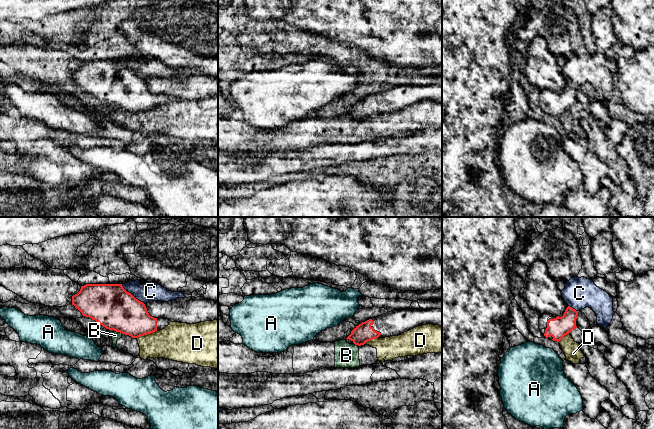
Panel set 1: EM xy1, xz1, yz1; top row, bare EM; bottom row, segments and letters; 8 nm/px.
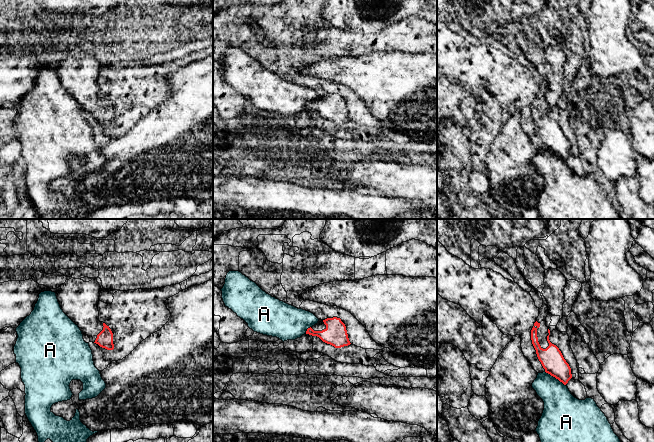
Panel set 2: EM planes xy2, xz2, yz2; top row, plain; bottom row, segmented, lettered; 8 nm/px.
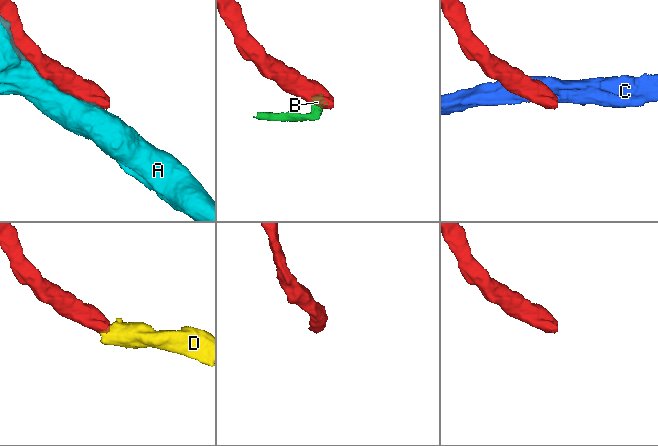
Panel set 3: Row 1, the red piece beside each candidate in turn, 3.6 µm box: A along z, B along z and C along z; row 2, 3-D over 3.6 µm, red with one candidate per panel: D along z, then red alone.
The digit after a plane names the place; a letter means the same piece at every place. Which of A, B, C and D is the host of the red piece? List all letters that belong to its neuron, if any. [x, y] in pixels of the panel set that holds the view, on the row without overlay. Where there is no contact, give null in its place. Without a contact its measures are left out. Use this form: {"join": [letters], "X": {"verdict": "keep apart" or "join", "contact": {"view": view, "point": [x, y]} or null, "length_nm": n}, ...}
{"join": [], "A": {"verdict": "keep apart", "contact": {"view": "yz2", "point": [555, 153]}, "length_nm": 200}, "B": {"verdict": "keep apart", "contact": {"view": "xy1", "point": [119, 107]}, "length_nm": 60}, "C": {"verdict": "keep apart", "contact": {"view": "xy1", "point": [131, 70]}, "length_nm": 260}, "D": {"verdict": "keep apart", "contact": {"view": "xy1", "point": [146, 110]}, "length_nm": 180}}

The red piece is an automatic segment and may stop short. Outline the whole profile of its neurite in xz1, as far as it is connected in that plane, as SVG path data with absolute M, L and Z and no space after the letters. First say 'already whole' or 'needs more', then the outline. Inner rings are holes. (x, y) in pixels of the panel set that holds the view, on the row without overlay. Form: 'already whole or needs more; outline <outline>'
needs more; outline M399 85L373 93L356 102L346 114L355 121L390 112L398 112L417 102L442 102L442 85Z

